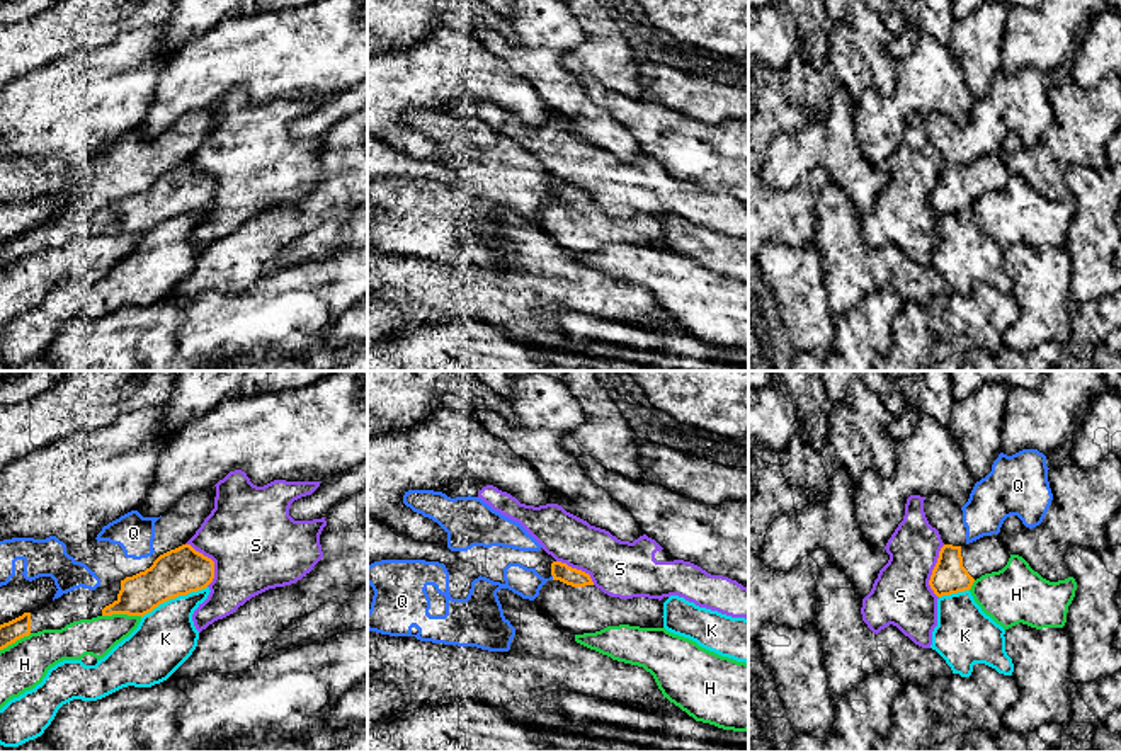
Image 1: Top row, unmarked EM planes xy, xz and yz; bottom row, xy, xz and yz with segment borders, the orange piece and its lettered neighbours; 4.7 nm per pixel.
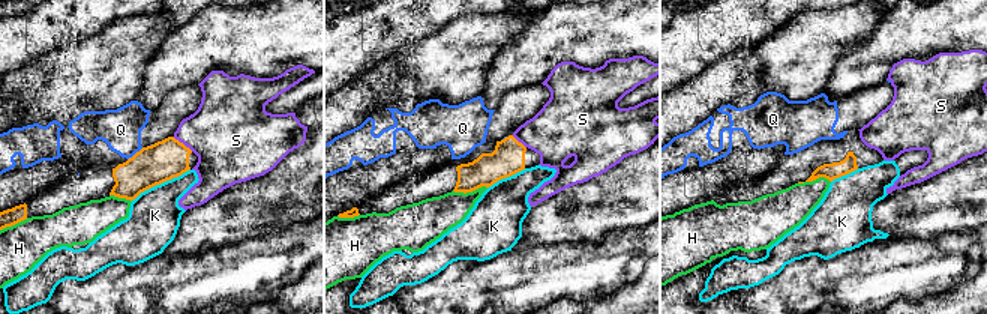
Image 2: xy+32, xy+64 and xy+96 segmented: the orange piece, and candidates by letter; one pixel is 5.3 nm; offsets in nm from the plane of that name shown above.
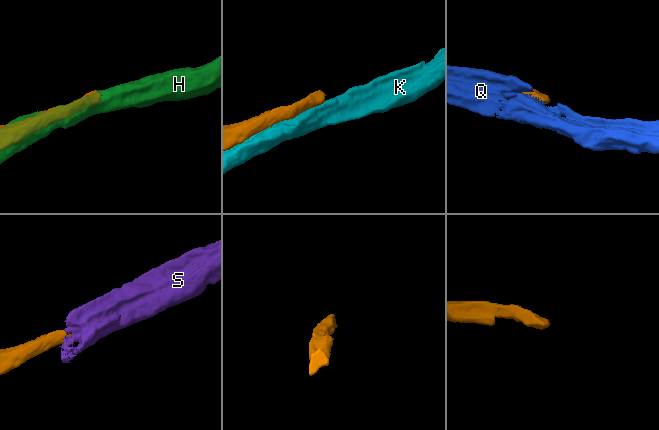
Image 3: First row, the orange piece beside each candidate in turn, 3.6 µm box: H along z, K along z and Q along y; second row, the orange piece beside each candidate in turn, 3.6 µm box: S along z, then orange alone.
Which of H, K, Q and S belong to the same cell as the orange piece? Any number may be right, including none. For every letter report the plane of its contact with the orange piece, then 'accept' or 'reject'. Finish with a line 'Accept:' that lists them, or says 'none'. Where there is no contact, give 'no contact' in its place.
H: contact in xy; reject
K: contact in xy; reject
Q: contact in xz; reject
S: contact in xy; reject
Accept: none

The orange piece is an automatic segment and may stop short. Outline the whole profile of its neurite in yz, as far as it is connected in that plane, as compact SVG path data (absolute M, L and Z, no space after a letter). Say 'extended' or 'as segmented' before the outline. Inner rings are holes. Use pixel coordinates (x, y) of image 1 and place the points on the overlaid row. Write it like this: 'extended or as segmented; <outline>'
extended; M1000 534L983 536L965 546L944 544L929 585L937 597L970 590L976 578L1002 570L1009 558Z

